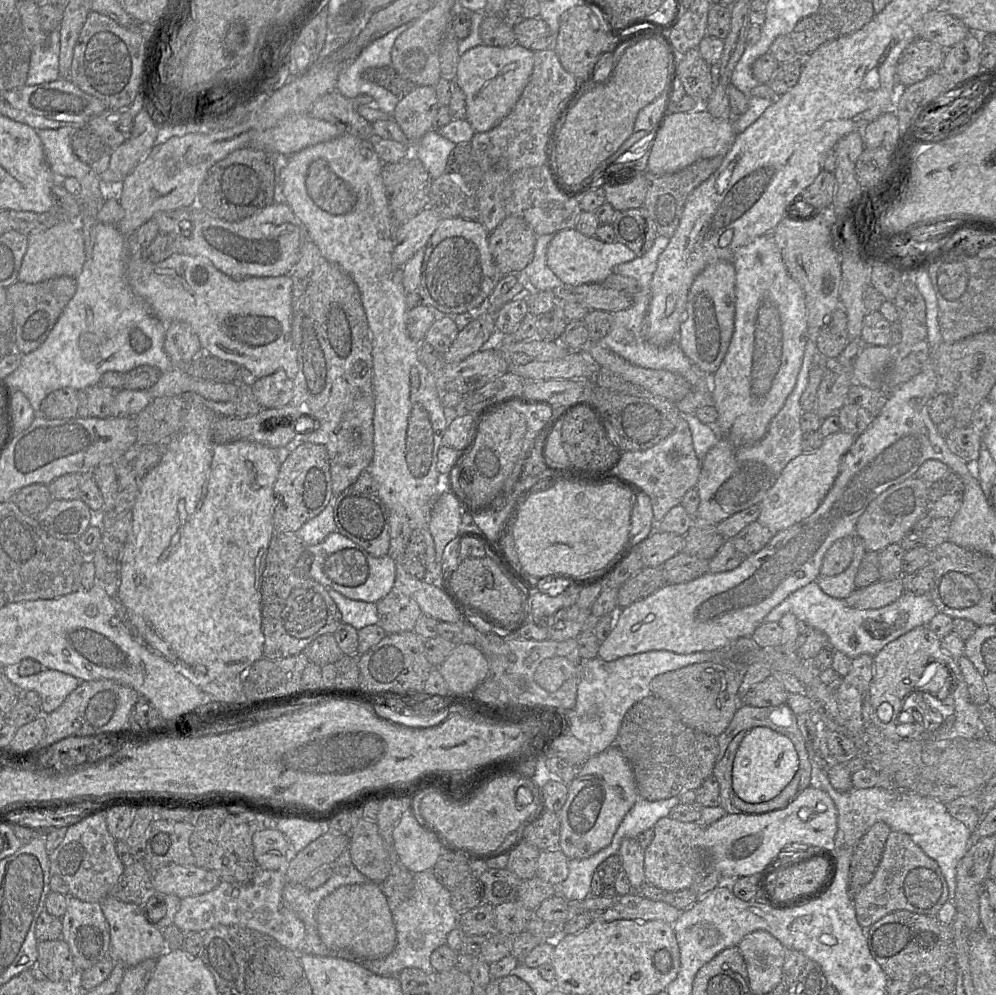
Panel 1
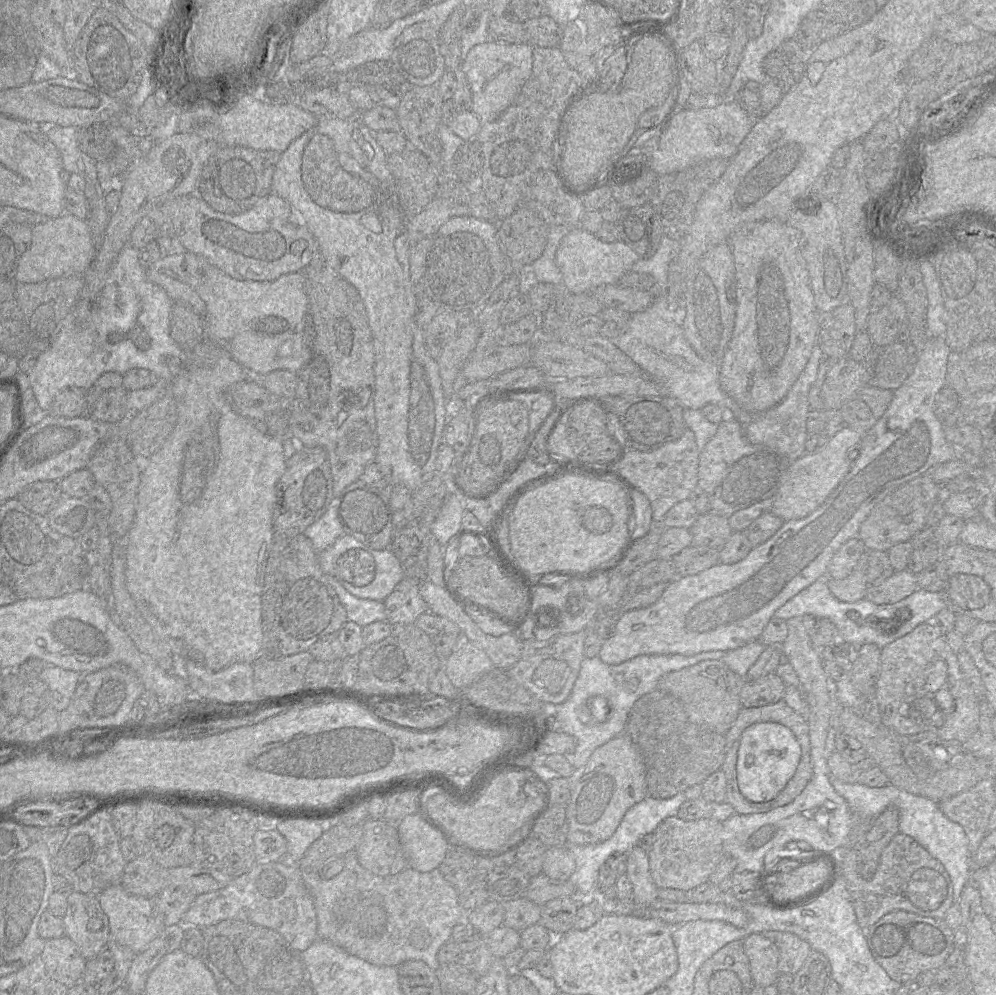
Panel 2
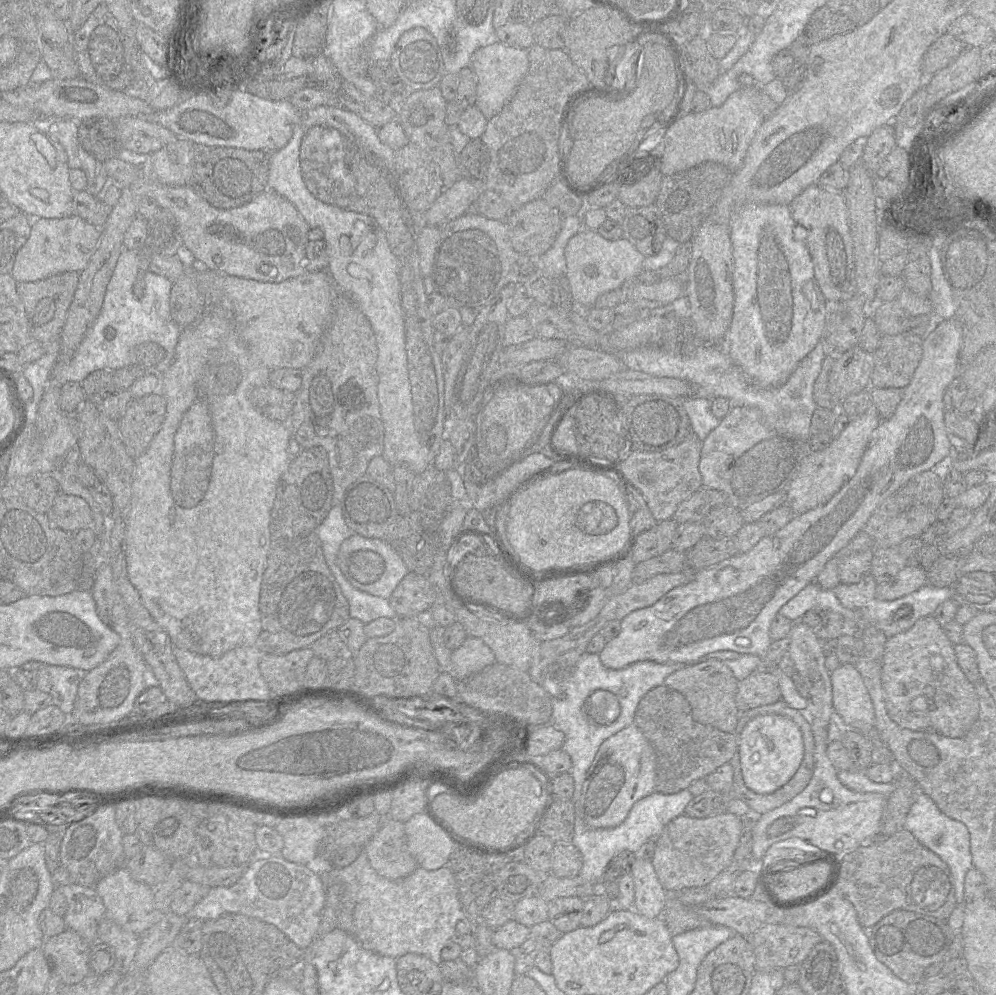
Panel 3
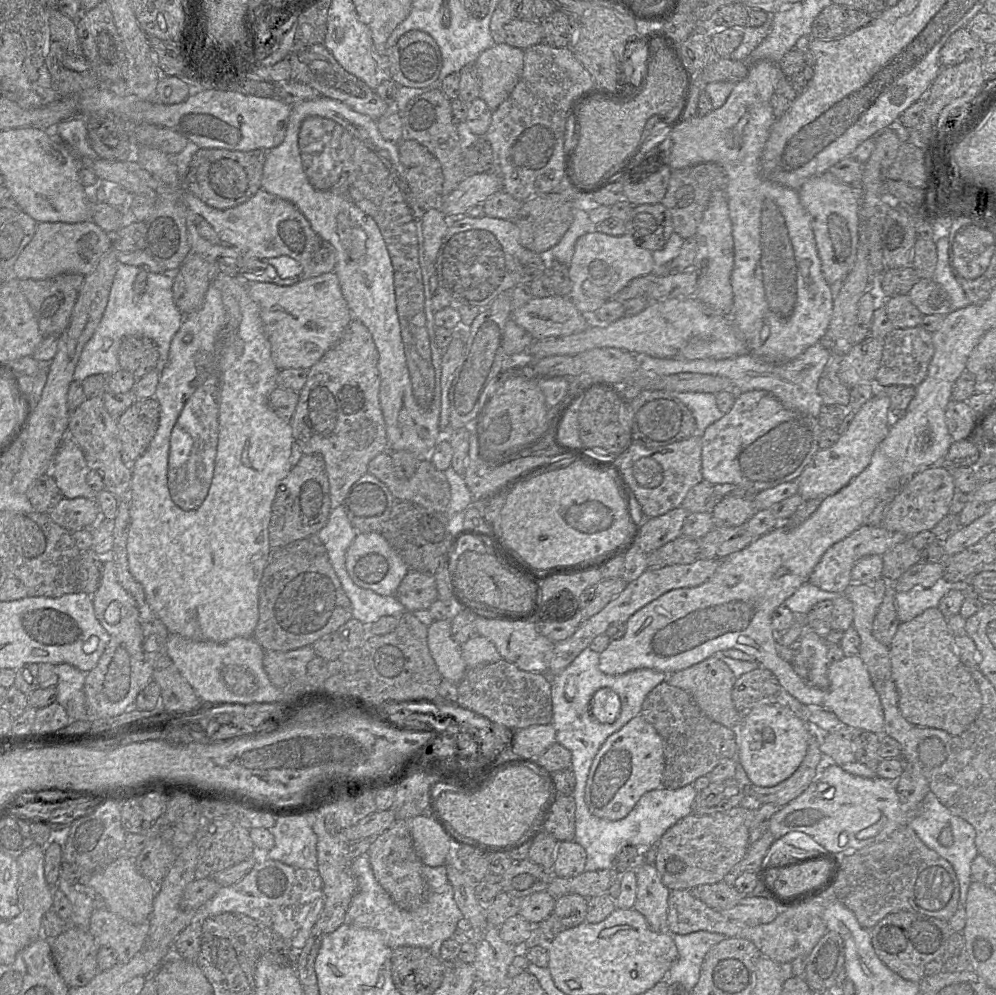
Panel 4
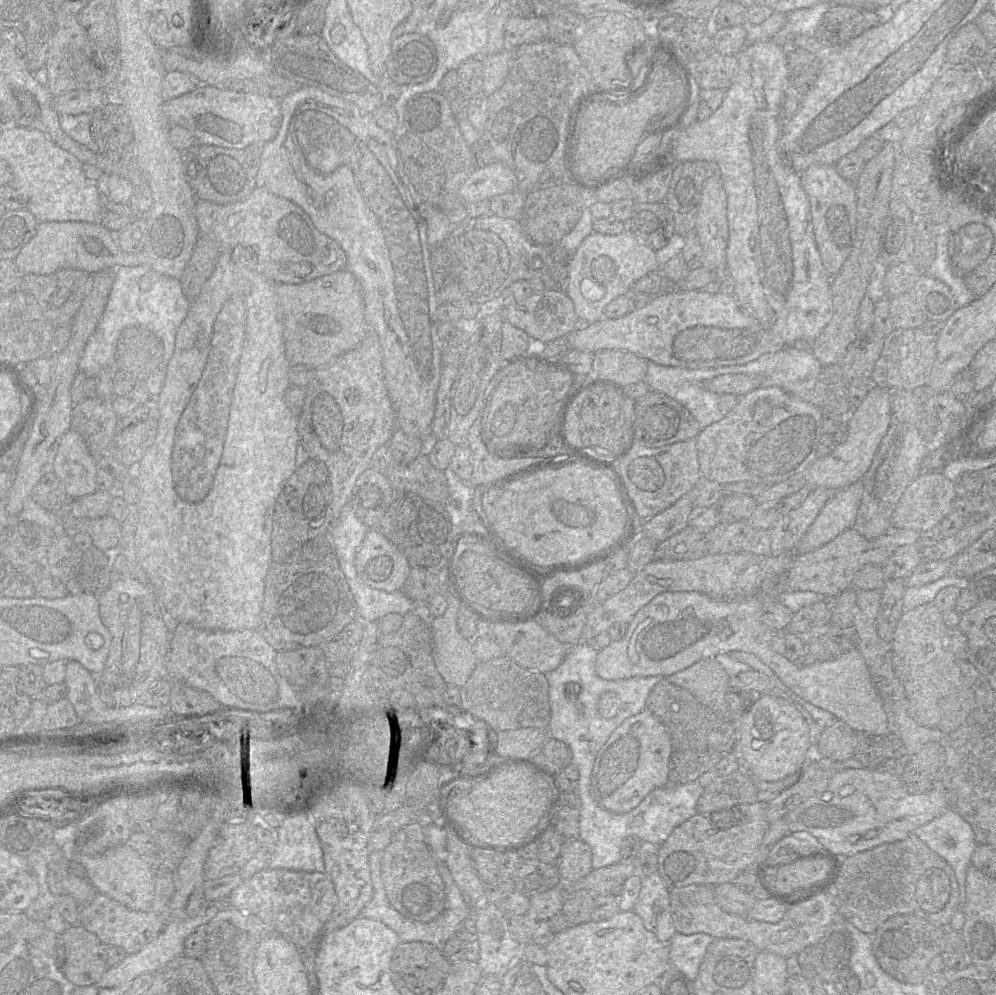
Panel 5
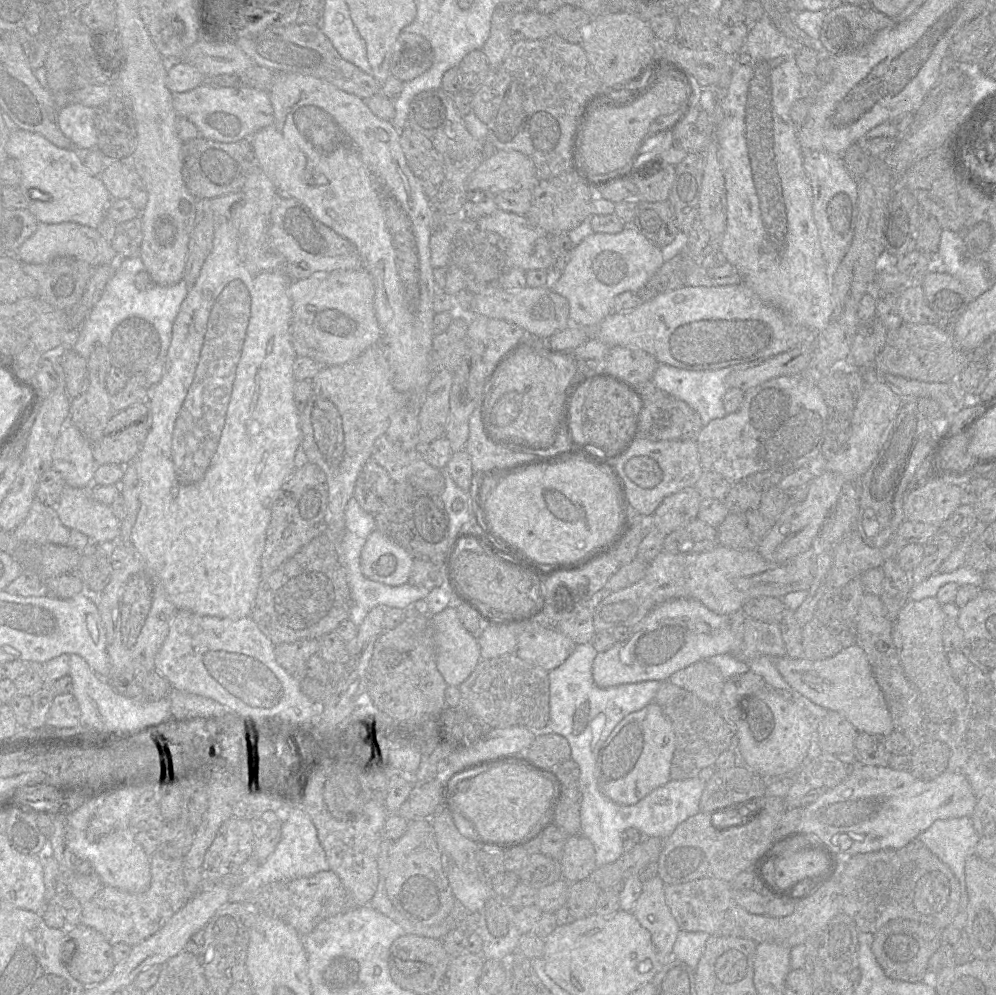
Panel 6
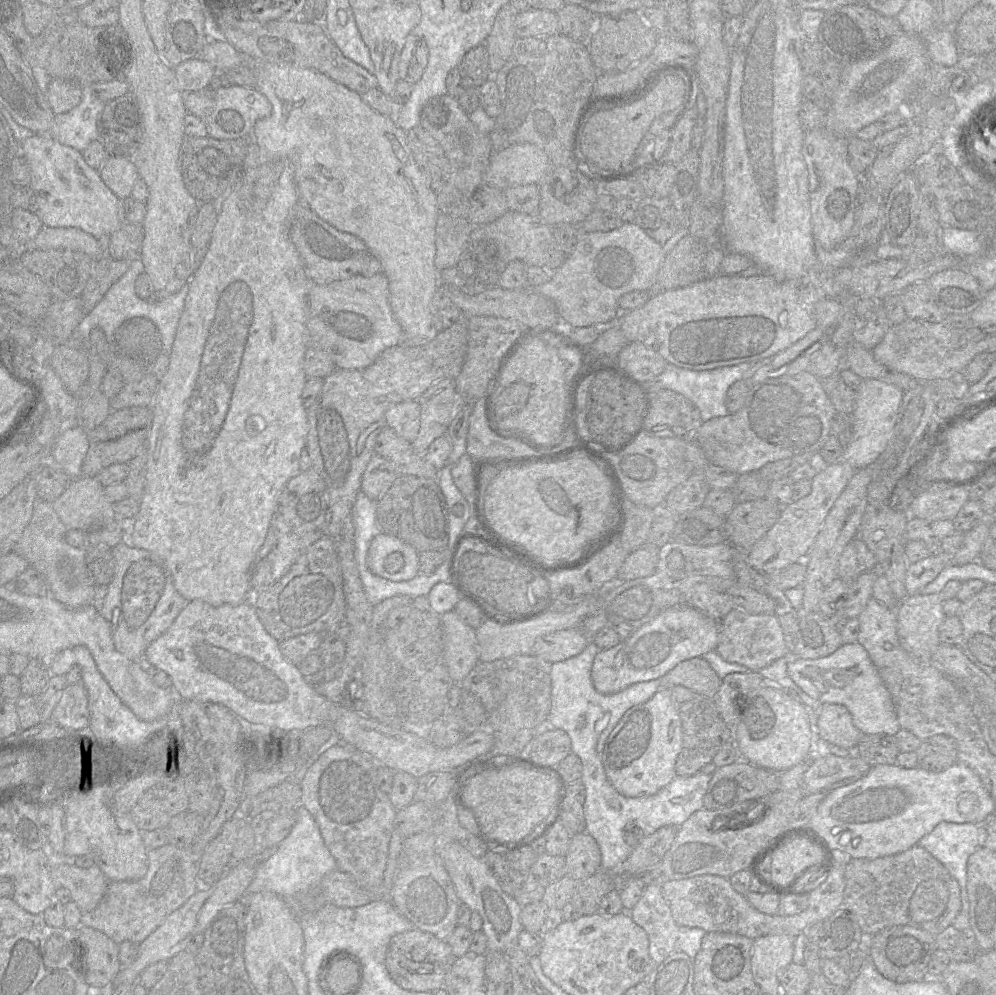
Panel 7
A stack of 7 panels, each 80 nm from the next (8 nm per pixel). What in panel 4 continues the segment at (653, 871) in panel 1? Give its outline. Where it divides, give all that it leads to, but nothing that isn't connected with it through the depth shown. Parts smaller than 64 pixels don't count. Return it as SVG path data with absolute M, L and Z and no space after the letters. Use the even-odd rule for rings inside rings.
M741 806L707 815L690 814L669 828L656 845L654 866L664 886L672 890L691 890L723 881L726 874L748 851L753 810Z

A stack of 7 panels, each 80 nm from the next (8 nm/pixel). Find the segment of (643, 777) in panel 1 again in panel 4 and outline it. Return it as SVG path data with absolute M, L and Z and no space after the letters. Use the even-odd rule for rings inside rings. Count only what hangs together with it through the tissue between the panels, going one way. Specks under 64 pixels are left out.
M662 682L646 696L642 716L653 726L663 742L664 773L662 787L676 790L709 774L725 759L737 755L737 729L727 728L708 718L686 691Z

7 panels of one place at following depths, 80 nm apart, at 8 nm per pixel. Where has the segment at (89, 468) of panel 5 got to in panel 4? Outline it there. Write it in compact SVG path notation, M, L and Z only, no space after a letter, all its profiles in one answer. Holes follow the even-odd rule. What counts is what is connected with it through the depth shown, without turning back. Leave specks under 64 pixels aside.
M66 436L54 457L50 474L55 479L63 498L95 499L94 492L86 482L89 467L84 454L76 442Z

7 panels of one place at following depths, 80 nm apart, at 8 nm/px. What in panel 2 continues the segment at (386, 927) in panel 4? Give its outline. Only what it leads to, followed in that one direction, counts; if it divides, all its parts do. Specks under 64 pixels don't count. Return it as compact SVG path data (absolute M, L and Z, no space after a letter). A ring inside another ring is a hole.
M356 850L348 851L343 858L344 868L330 879L322 879L316 871L302 871L314 901L317 937L375 965L397 967L406 960L422 960L437 971L439 949L451 941L453 927L465 921L459 892L438 868L420 872L407 867L397 874L380 876L360 865ZM372 903L382 905L387 914L386 927L378 935L361 930L361 911Z

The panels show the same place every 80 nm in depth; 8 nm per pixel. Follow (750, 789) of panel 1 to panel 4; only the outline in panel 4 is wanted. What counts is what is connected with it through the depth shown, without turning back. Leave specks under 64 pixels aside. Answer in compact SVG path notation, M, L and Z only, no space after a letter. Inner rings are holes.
M762 703L751 708L737 725L736 759L750 781L760 787L773 787L788 779L802 763L808 748L808 725L788 707Z

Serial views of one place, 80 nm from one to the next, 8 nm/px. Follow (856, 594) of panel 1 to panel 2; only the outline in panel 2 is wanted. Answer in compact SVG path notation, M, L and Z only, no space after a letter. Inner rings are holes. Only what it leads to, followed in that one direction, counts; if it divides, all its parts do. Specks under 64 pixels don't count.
M902 570L894 572L879 585L868 586L865 599L878 605L893 604L908 597L917 589L915 574Z

